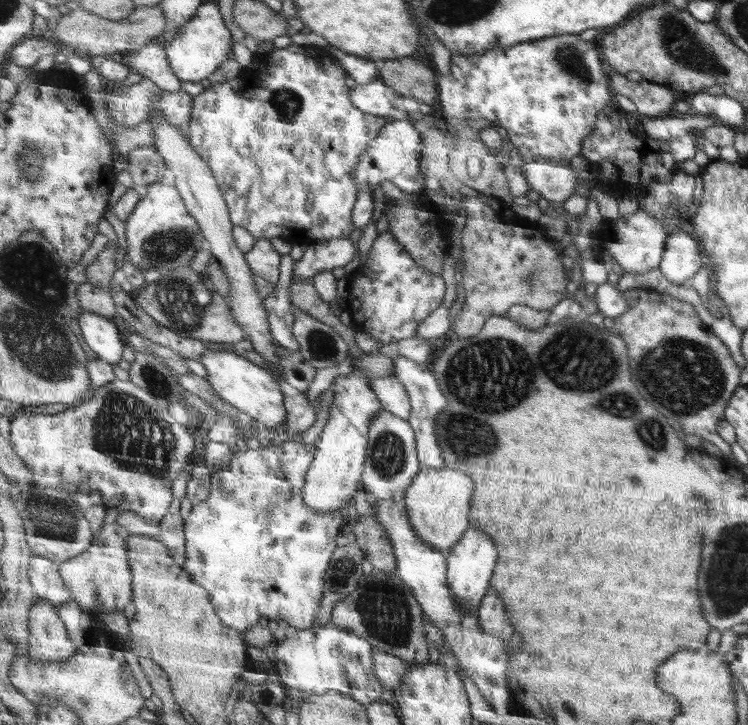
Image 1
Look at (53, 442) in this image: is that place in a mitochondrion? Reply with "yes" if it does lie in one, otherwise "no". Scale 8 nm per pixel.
no

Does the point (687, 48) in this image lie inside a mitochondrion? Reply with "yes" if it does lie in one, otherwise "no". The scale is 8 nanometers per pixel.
yes

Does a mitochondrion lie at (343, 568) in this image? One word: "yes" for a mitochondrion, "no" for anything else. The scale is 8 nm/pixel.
yes

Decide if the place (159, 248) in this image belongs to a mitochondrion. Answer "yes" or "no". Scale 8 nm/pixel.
yes

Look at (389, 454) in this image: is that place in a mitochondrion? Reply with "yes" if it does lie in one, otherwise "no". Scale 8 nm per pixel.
yes

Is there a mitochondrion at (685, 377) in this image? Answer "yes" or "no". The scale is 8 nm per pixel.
yes

